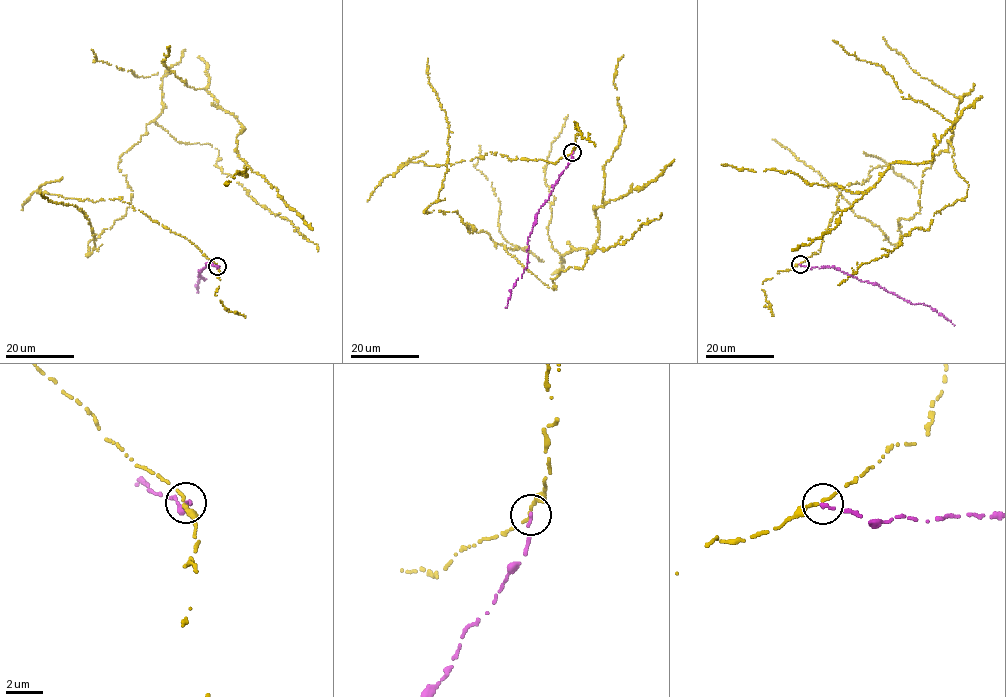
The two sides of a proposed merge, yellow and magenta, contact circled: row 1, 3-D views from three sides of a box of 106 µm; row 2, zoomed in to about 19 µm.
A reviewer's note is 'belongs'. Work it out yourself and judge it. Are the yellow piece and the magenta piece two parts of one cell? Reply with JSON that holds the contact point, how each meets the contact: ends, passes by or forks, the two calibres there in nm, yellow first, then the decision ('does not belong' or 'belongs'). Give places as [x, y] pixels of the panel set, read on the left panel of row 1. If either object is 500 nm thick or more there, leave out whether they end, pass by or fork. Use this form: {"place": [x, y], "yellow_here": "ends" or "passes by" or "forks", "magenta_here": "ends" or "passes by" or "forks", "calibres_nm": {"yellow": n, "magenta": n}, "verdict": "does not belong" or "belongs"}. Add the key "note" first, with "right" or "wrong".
{"note": "wrong", "place": [217, 266], "yellow_here": "ends", "magenta_here": "ends", "calibres_nm": {"yellow": 240, "magenta": 180}, "verdict": "does not belong"}

